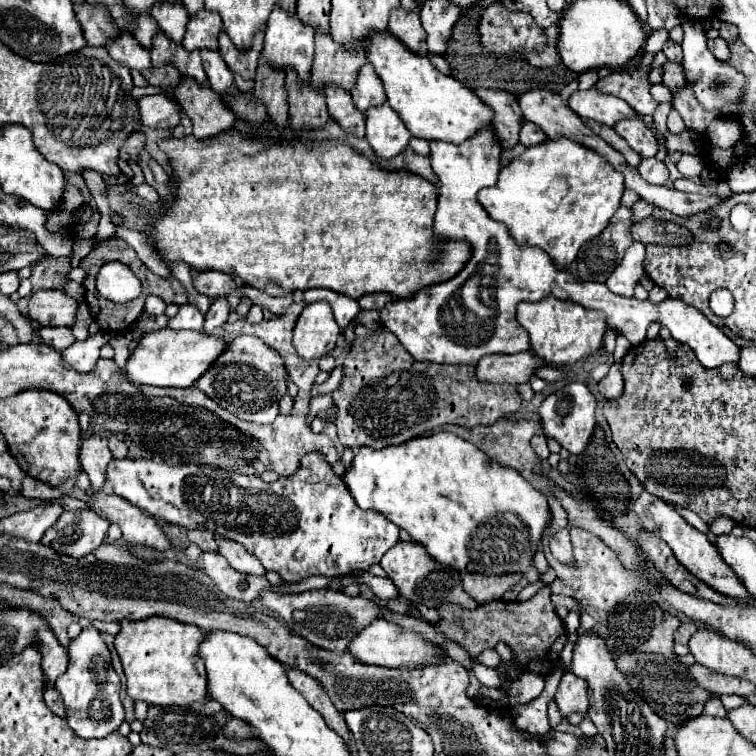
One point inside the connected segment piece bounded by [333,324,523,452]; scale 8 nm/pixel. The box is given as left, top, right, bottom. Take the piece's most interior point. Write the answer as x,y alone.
386,397

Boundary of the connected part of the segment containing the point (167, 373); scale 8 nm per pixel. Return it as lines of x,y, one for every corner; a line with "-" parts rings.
171,328
147,332
141,336
137,348
131,350
123,374
133,384
187,388
195,384
195,380
213,364
213,360
225,350
225,346
227,346
225,338
211,336
207,332

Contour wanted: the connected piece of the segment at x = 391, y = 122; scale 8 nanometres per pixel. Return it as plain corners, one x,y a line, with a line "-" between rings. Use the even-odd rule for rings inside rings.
389,104
367,110
367,140
381,160
391,160
405,150
411,132

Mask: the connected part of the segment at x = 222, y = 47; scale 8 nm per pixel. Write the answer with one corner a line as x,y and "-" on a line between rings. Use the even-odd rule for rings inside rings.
225,32
219,34
219,54
227,62
229,70
239,72
239,74
255,74
257,64
259,64
259,56
261,56
261,44
263,44
263,32
259,32
255,36
251,50
241,54

